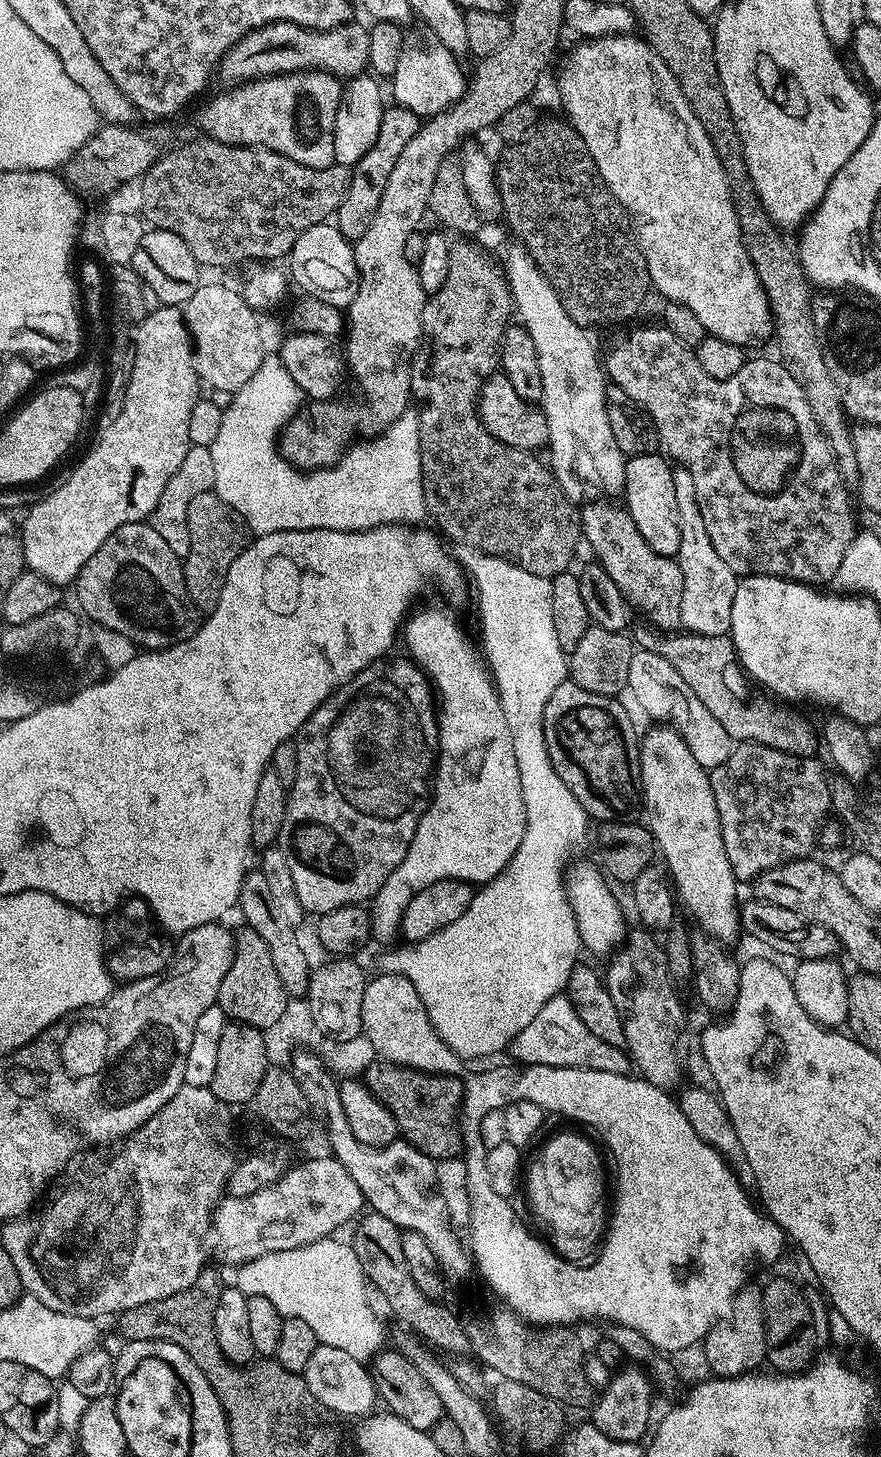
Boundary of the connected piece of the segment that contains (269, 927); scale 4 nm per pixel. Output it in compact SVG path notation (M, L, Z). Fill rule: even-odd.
M252 870L245 876L244 885L240 891L238 912L244 915L243 923L257 932L262 938L262 942L266 942L266 946L270 946L270 958L274 961L274 970L278 970L278 978L282 978L282 986L287 990L289 997L303 997L308 990L310 975L308 956L304 953L299 938L296 937L297 929L290 927L283 920L273 904L272 892L263 872Z

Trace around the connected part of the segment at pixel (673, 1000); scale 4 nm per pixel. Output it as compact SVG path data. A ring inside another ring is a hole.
M629 931L623 947L611 953L604 981L618 1009L626 1035L625 1049L633 1067L637 1067L637 1073L652 1085L670 1090L679 1085L688 1052L684 1036L686 1016L672 984L666 952L651 940L653 937L647 931L639 931Z

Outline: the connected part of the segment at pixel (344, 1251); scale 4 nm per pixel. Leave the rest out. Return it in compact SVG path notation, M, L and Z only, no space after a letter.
M337 1238L319 1240L306 1246L298 1246L294 1250L278 1250L267 1252L256 1260L247 1260L245 1264L235 1269L236 1280L234 1287L246 1297L261 1296L270 1298L274 1302L274 1308L285 1318L302 1318L302 1322L310 1325L314 1330L317 1341L326 1346L334 1346L335 1349L346 1350L347 1354L363 1362L368 1362L376 1353L385 1347L384 1328L368 1301L369 1285L364 1279L364 1271L358 1262L356 1252L351 1243L344 1244Z

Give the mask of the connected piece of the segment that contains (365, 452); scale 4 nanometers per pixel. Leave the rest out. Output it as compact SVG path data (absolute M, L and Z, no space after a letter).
M265 355L262 366L258 366L258 370L254 370L254 378L250 378L250 382L246 382L246 386L242 386L231 397L232 400L226 404L224 408L224 417L222 418L222 426L218 429L218 438L214 438L212 443L212 457L214 458L214 482L216 483L215 491L222 498L222 502L226 502L230 506L234 506L234 510L238 510L238 514L242 514L244 523L248 525L253 533L265 536L271 532L281 532L282 530L342 530L343 532L361 532L362 530L370 530L377 528L383 524L407 524L416 526L421 523L420 519L425 519L426 509L424 506L424 495L422 494L422 458L420 457L420 431L418 430L418 416L415 411L409 410L404 413L402 418L398 418L398 422L394 422L380 436L361 439L352 445L344 457L338 461L334 468L317 468L312 471L304 471L299 468L293 468L278 451L278 437L284 428L288 425L288 421L301 411L302 393L300 387L294 382L294 378L290 378L286 368L282 366L279 355Z

